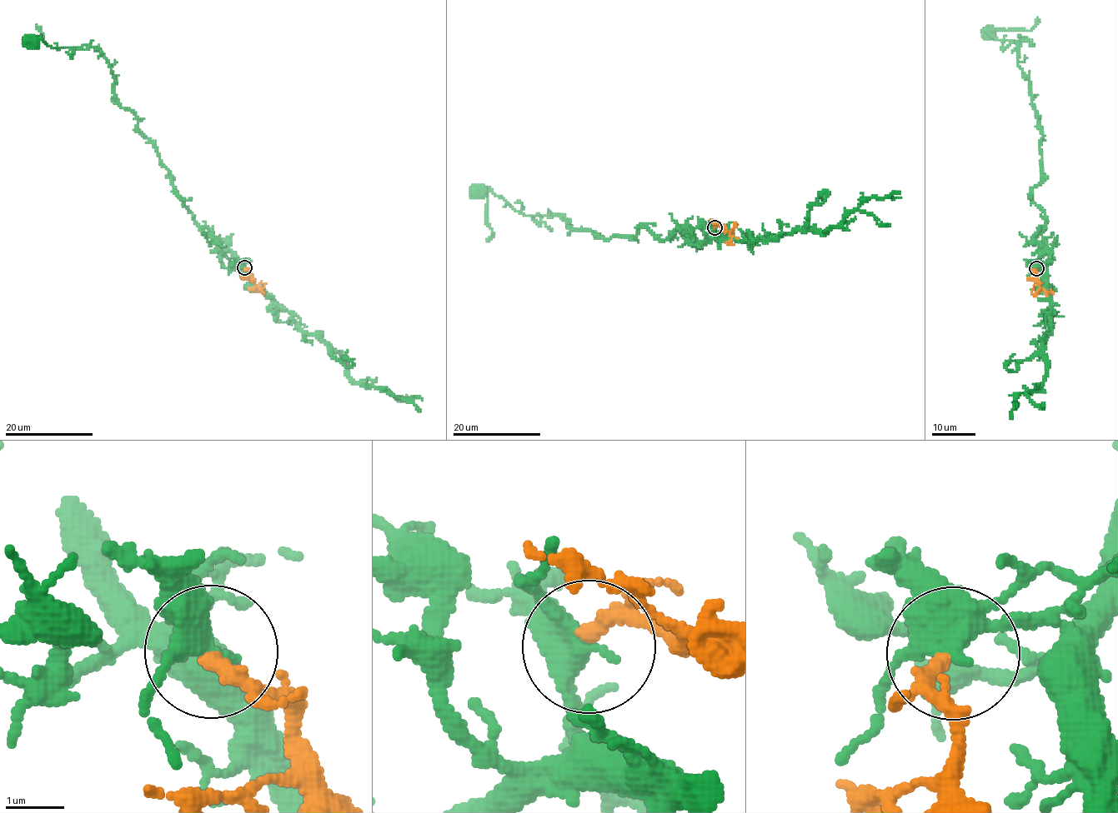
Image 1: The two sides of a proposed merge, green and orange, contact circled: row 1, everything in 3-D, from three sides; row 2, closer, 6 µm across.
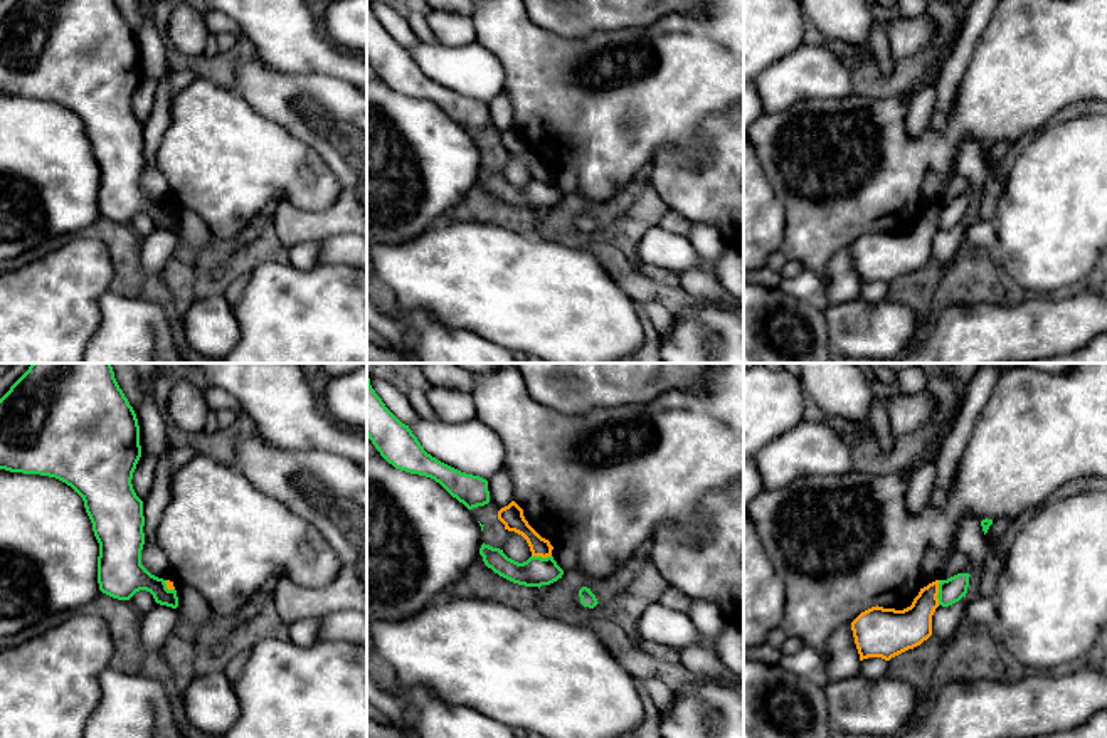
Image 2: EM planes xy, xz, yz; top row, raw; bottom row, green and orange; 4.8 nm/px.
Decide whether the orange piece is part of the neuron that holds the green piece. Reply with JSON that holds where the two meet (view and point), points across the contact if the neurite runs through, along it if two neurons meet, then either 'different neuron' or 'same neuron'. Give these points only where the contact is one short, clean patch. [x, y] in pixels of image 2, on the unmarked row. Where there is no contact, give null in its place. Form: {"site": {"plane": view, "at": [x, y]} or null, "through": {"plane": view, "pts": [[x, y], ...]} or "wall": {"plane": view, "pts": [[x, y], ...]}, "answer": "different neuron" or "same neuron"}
{"site": {"plane": "yz", "at": [939, 216]}, "wall": {"plane": "yz", "pts": [[939, 204], [937, 227]]}, "answer": "different neuron"}

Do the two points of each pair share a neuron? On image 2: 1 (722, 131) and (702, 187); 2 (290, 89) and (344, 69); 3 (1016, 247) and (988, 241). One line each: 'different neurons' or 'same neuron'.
1: same neuron
2: different neurons
3: different neurons

